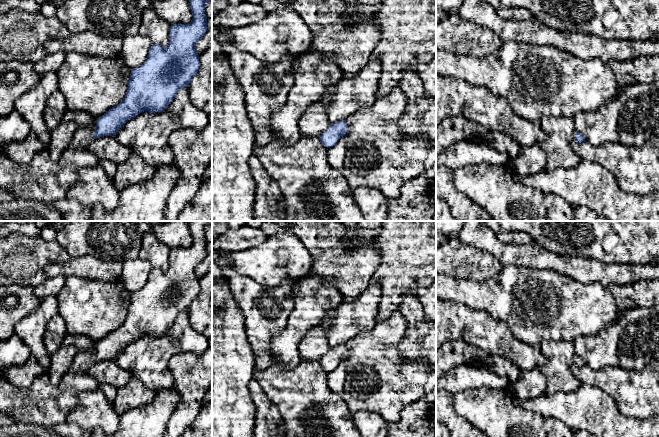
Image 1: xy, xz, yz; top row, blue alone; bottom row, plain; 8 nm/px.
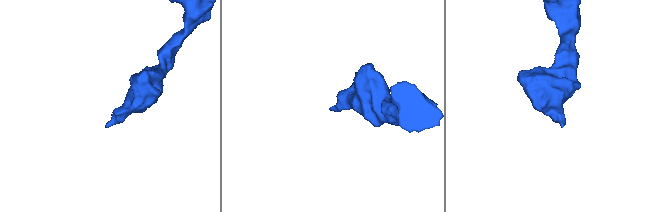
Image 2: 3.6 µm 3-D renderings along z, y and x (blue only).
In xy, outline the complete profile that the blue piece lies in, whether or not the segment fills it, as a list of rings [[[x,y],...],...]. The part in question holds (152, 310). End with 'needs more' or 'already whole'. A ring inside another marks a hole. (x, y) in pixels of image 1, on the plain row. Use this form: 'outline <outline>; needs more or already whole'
outline [[[188,221],[193,242],[188,248],[173,248],[169,253],[169,266],[163,271],[152,268],[146,284],[131,293],[125,321],[122,325],[97,342],[89,351],[78,351],[74,361],[61,381],[54,385],[48,374],[44,373],[34,379],[29,388],[20,388],[4,378],[0,378],[0,411],[10,416],[15,422],[32,423],[52,428],[66,422],[67,415],[78,405],[81,392],[99,389],[99,383],[89,373],[89,368],[102,360],[115,360],[128,344],[142,335],[156,337],[163,335],[172,326],[178,315],[187,311],[197,298],[200,290],[196,267],[207,255],[205,229],[212,221]]]; needs more

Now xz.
outline [[[322,327],[310,331],[300,347],[301,361],[318,361],[325,371],[330,372],[343,361],[348,349],[346,344],[330,347]]]; needs more

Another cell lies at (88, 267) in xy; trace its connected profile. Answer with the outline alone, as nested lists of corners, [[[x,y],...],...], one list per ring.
[[[90,255],[71,258],[64,263],[51,263],[46,265],[47,278],[56,276],[78,276],[85,279],[115,281],[120,280],[123,263],[117,260],[102,261]]]

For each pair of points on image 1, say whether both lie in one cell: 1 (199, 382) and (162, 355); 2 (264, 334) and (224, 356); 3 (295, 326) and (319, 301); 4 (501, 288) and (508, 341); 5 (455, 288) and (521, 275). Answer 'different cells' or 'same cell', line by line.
1: different cells
2: different cells
3: same cell
4: different cells
5: same cell

